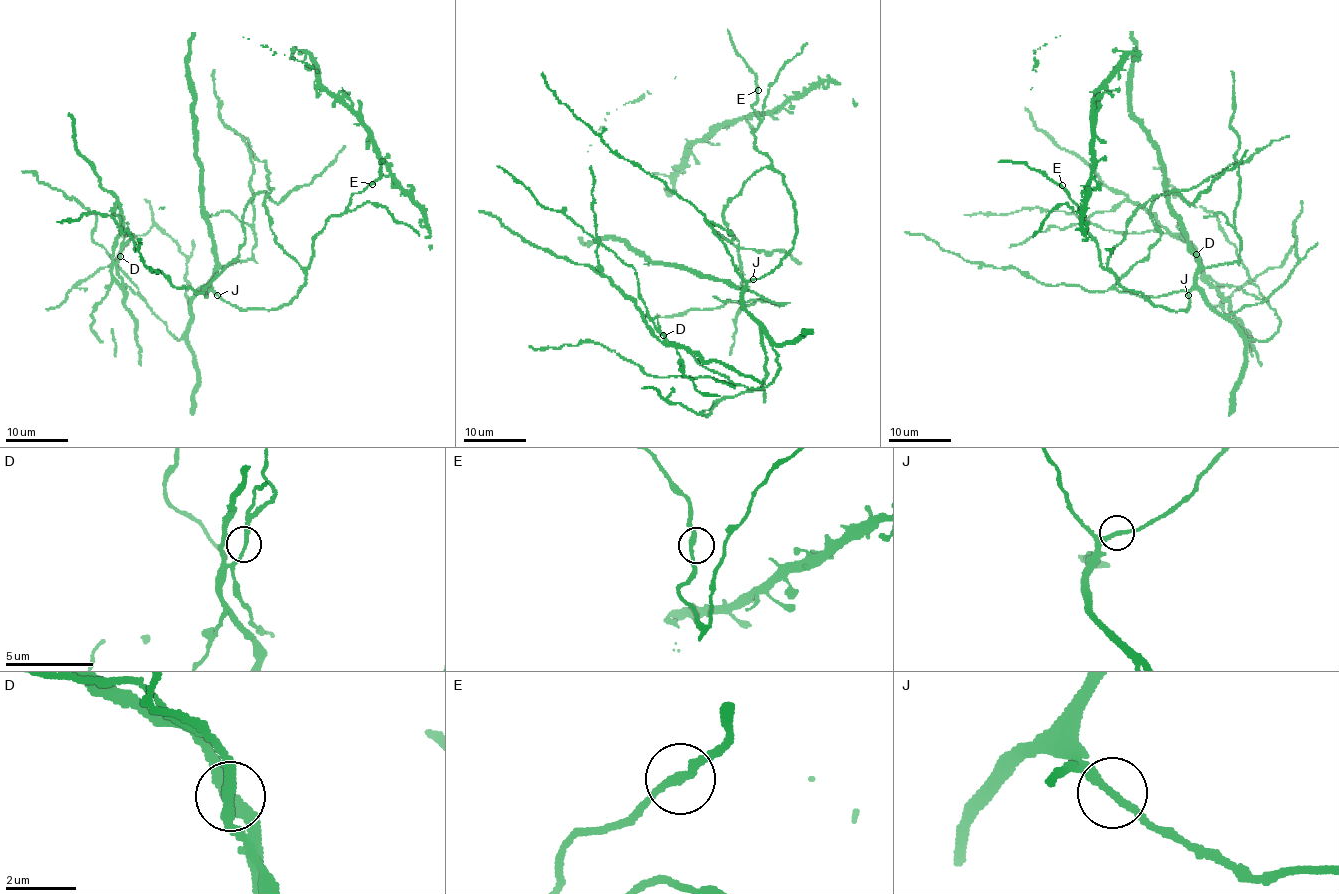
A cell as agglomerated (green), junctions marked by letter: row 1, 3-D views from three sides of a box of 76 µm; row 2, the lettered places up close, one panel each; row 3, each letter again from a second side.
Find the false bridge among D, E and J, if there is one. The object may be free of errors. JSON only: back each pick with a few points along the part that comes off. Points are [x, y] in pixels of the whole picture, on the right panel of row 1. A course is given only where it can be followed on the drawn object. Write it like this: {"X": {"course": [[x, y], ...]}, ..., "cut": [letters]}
{"D": {"course": [[1196, 255], [1198, 261], [1189, 244], [1107, 187], [1084, 161], [1034, 126], [1025, 107]]}, "cut": ["D"]}

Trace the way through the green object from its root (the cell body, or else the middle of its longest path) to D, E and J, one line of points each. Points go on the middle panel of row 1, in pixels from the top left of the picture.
D: (773, 269), (747, 283), (743, 296), (747, 313), (778, 356), (778, 375), (765, 387), (736, 385), (664, 335)
E: (773, 269), (793, 246), (796, 221), (780, 173), (754, 143), (760, 122), (752, 108), (758, 90)
J: (773, 269), (752, 279)

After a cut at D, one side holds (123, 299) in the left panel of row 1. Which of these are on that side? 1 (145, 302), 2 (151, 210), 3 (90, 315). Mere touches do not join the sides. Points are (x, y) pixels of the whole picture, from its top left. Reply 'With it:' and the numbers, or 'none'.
With it: 3

